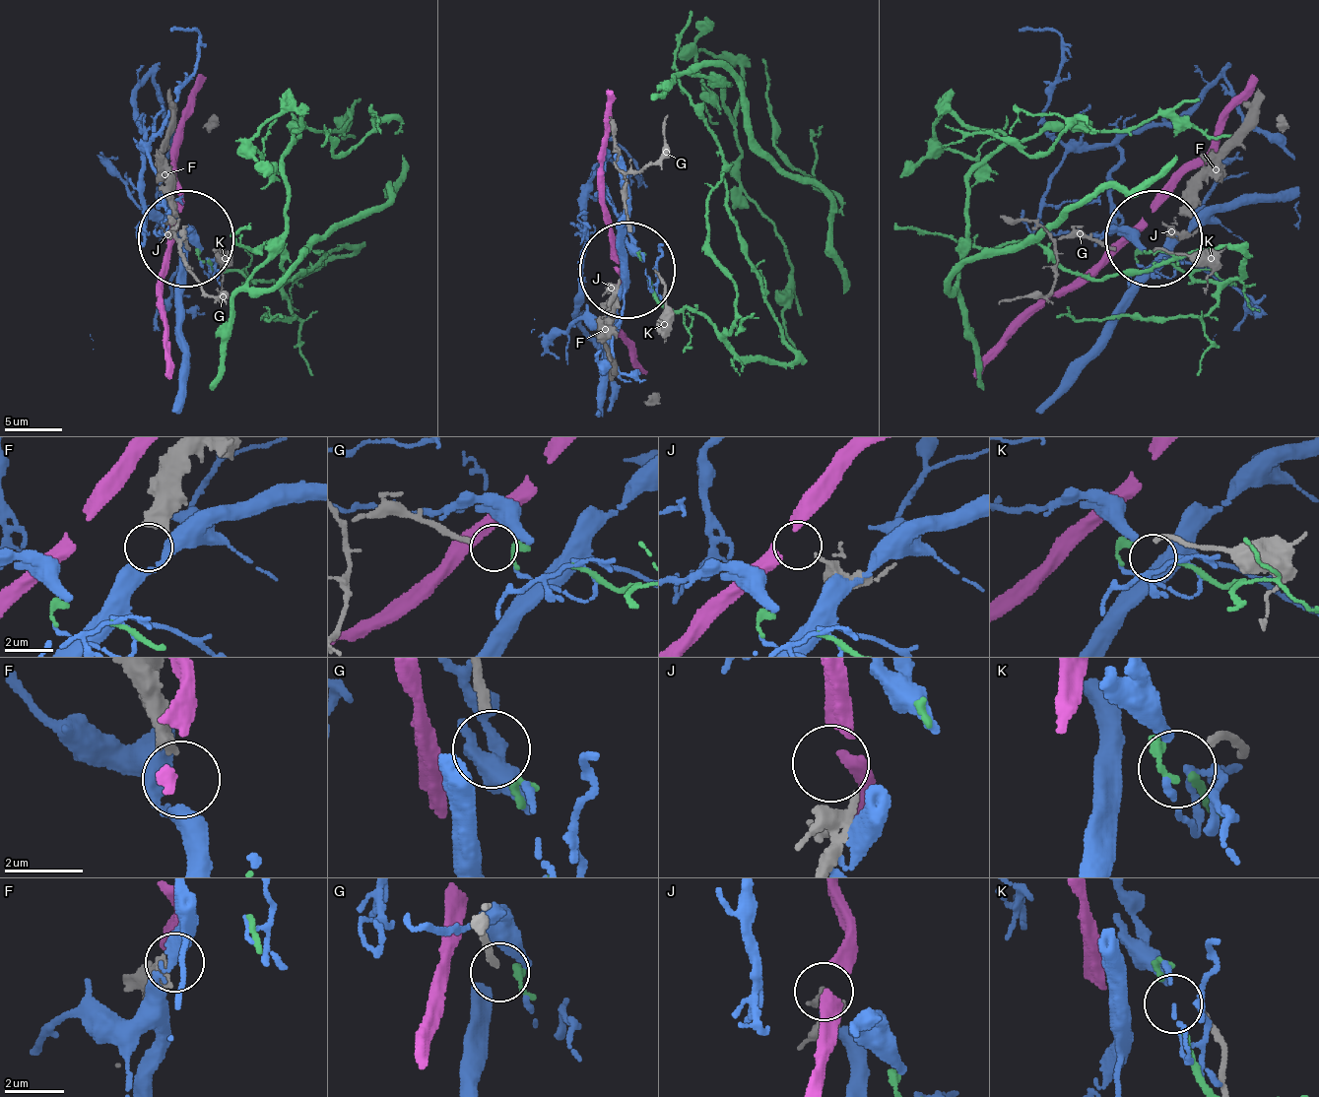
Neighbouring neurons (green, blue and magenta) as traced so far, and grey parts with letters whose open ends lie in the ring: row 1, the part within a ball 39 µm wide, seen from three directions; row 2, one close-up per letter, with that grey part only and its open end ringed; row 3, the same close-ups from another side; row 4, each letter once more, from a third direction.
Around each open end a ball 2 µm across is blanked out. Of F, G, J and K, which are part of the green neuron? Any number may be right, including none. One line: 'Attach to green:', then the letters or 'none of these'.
Attach to green: G

